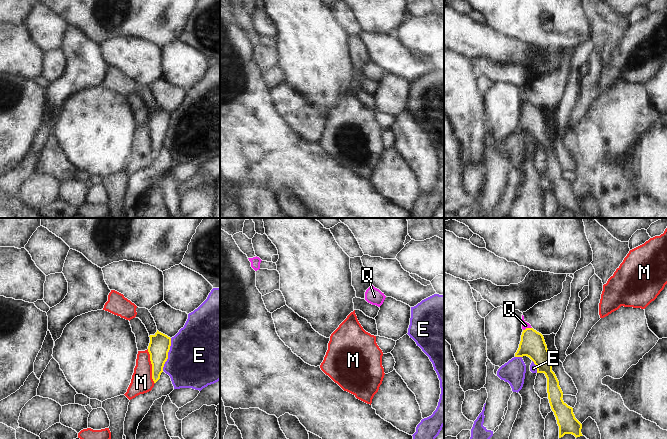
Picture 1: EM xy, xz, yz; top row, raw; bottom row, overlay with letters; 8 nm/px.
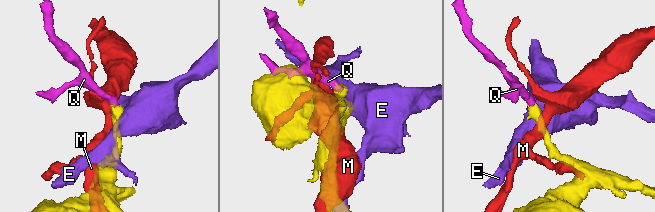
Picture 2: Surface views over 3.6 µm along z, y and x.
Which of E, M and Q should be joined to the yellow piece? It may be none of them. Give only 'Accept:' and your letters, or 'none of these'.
Accept: Q

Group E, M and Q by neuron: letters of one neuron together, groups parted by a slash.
E / M / Q

